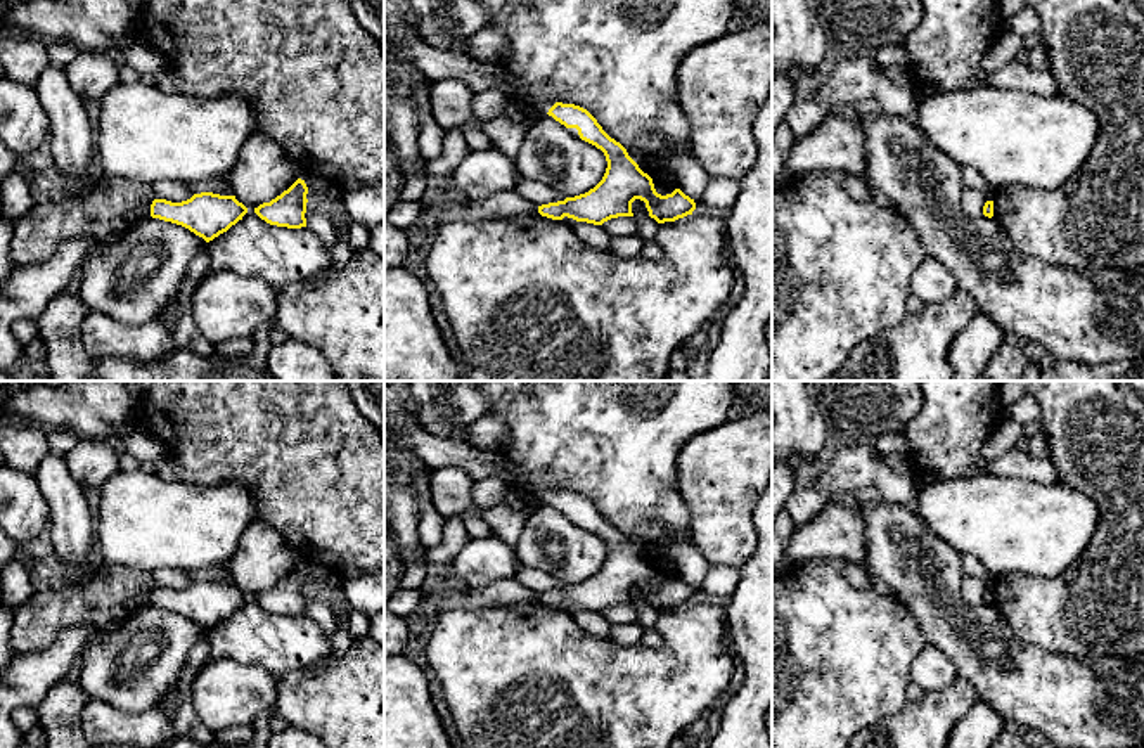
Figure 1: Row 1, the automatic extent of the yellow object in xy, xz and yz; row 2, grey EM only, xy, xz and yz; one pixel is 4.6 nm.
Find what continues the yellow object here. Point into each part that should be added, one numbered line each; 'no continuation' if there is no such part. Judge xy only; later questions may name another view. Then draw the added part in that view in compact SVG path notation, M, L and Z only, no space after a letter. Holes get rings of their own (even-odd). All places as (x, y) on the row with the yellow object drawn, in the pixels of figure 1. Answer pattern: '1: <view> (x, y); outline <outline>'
no continuation

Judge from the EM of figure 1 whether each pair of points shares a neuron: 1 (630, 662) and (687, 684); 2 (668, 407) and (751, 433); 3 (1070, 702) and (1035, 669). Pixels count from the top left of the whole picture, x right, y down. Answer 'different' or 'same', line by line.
1: same
2: different
3: same

